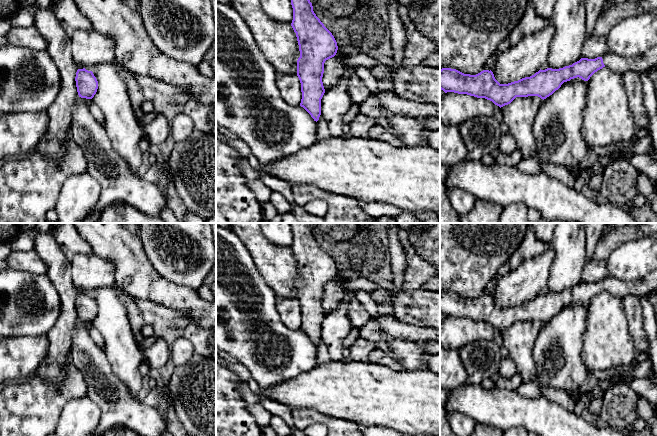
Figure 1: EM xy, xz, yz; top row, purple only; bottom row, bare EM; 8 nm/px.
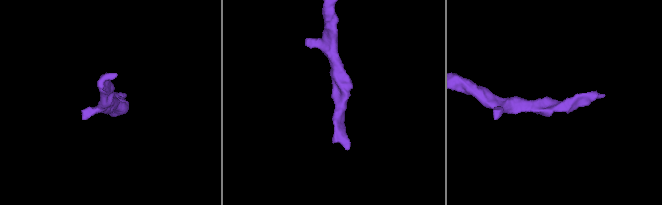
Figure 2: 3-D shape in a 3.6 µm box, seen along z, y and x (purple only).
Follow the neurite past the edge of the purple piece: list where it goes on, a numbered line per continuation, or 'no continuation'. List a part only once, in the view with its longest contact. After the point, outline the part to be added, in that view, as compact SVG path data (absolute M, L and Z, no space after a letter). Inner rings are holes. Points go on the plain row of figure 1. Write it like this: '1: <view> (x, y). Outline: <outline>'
1: yz (642, 287). Outline: M657 270L638 280L622 281L608 277L602 280L602 283L605 291L620 298L624 298L626 295L647 296L657 290Z

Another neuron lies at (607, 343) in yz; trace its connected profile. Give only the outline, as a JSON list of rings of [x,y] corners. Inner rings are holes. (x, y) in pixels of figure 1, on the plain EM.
[[[603,291],[588,304],[581,353],[584,365],[591,374],[630,365],[636,355],[623,299]]]

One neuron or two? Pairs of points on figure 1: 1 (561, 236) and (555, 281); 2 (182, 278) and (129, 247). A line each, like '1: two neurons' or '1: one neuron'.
1: one neuron
2: two neurons

